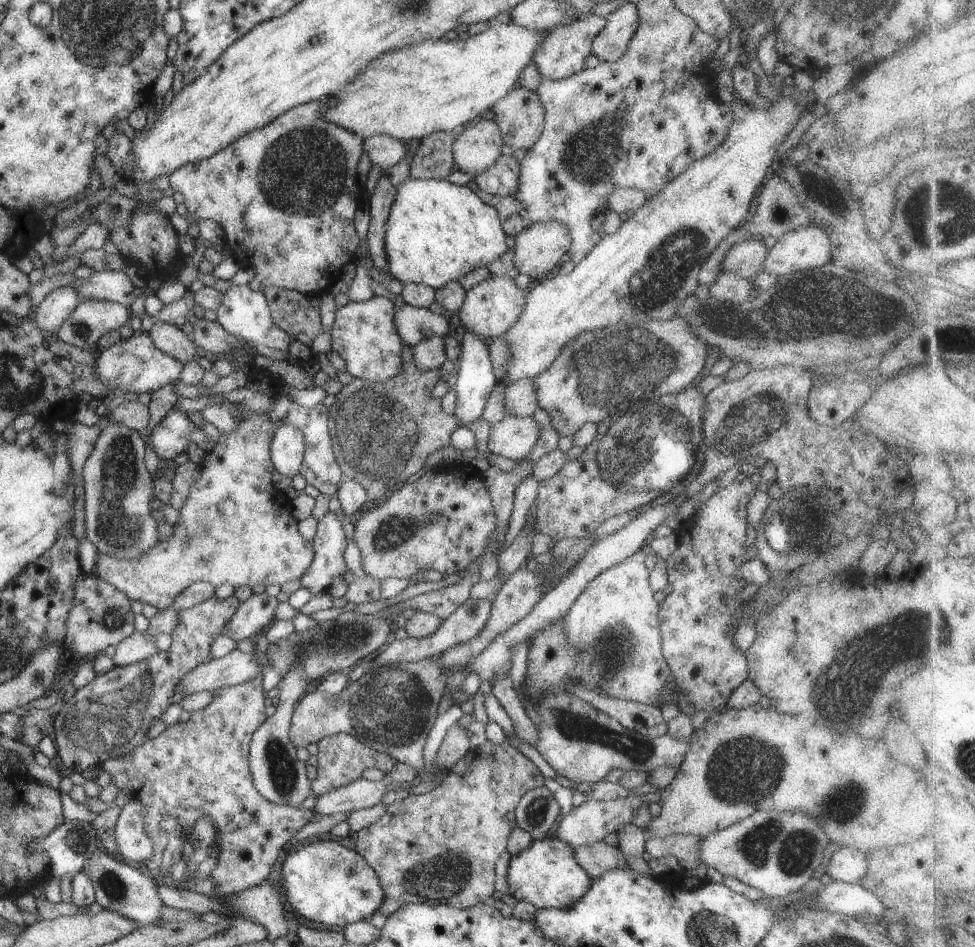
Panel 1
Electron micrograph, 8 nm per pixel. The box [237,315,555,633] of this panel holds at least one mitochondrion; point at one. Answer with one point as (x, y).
(378, 432)

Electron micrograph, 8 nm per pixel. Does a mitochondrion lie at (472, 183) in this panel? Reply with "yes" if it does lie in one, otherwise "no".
no

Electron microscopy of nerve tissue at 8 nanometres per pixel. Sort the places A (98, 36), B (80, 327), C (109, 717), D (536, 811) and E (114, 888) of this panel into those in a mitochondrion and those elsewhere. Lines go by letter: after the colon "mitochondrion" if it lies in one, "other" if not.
A: mitochondrion
B: mitochondrion
C: mitochondrion
D: mitochondrion
E: mitochondrion

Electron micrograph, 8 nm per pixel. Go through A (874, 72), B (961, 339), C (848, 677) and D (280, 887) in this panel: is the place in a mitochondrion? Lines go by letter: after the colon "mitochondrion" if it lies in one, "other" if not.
A: other
B: mitochondrion
C: mitochondrion
D: other

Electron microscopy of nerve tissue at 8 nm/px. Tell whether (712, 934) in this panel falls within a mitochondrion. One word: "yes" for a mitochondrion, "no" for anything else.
yes

